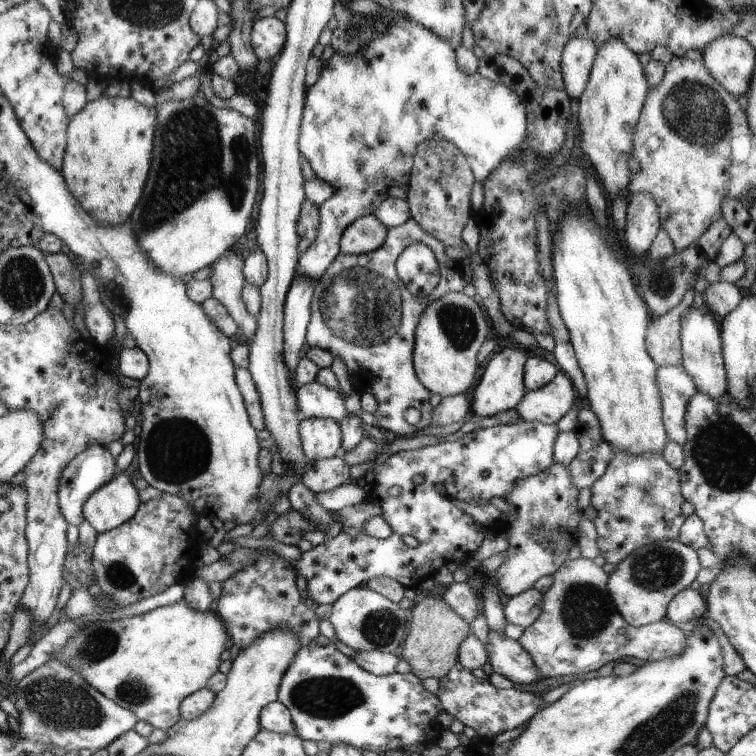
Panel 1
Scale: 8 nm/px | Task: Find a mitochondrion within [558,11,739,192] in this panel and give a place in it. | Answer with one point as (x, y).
(693, 110)

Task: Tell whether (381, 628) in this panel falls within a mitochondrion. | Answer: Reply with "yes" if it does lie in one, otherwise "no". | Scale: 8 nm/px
yes

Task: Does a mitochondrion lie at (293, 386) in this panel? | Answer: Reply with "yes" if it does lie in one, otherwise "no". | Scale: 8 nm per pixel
no

